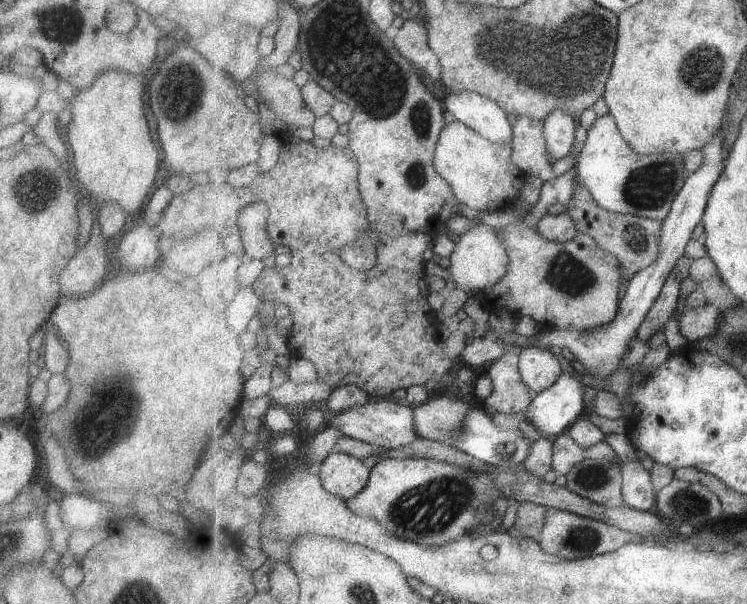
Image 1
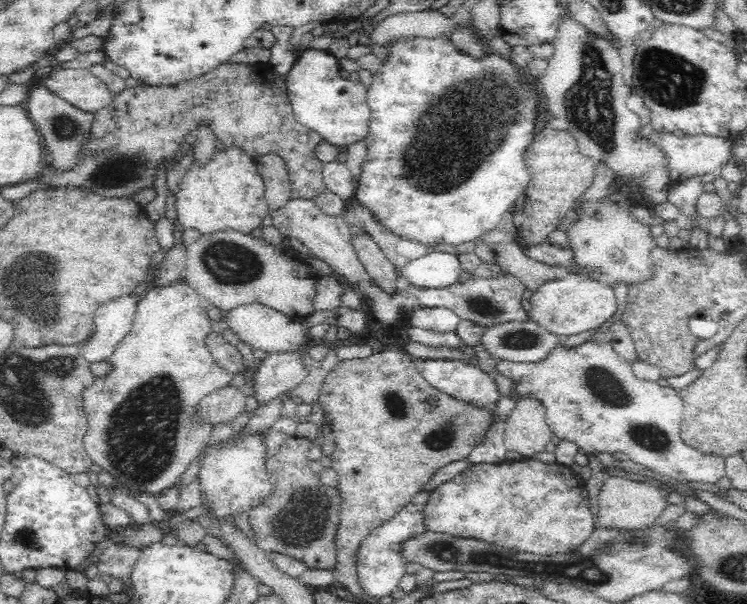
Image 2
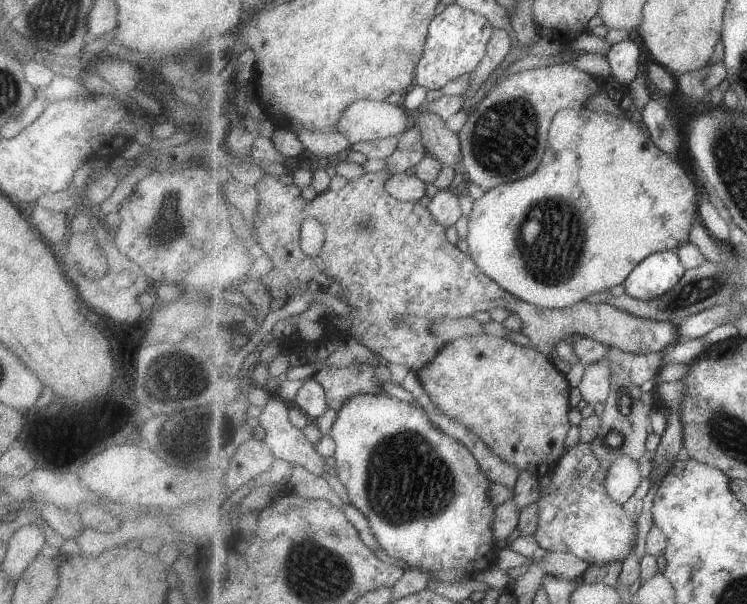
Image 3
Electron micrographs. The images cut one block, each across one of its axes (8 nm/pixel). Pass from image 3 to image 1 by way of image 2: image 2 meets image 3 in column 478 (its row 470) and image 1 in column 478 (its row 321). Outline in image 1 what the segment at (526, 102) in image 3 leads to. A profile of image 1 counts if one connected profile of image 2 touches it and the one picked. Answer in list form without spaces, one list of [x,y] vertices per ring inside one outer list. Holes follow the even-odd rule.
[[[454,120],[440,135],[434,166],[449,182],[457,201],[477,211],[497,211],[513,204],[524,184],[525,173],[511,163],[513,150],[511,143],[493,143],[463,122]]]

